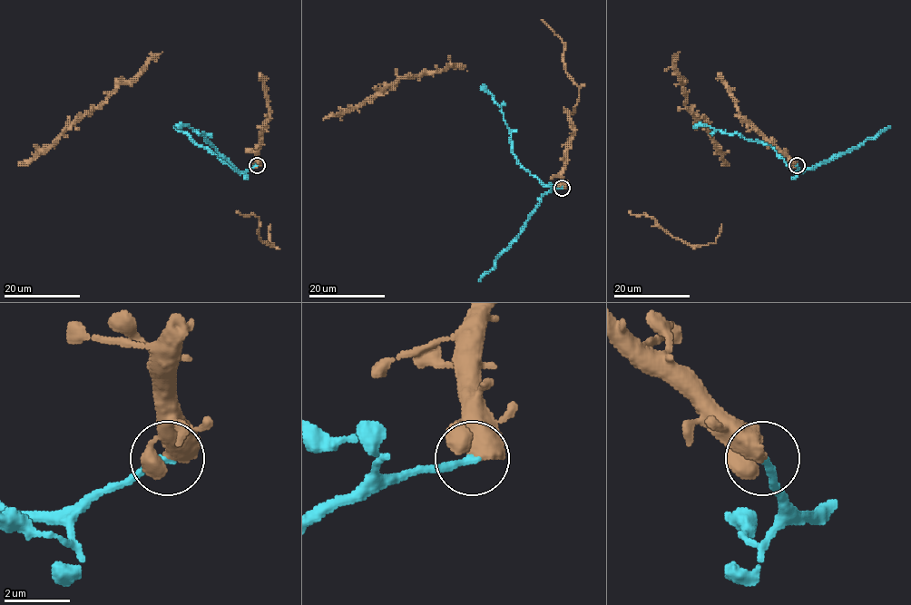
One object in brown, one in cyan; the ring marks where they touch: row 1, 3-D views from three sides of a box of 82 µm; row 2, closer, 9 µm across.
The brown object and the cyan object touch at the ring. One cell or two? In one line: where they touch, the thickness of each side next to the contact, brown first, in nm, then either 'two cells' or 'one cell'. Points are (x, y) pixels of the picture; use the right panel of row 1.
at (797, 165); 600 nm thick on the brown side, 220 nm on the other; two cells

